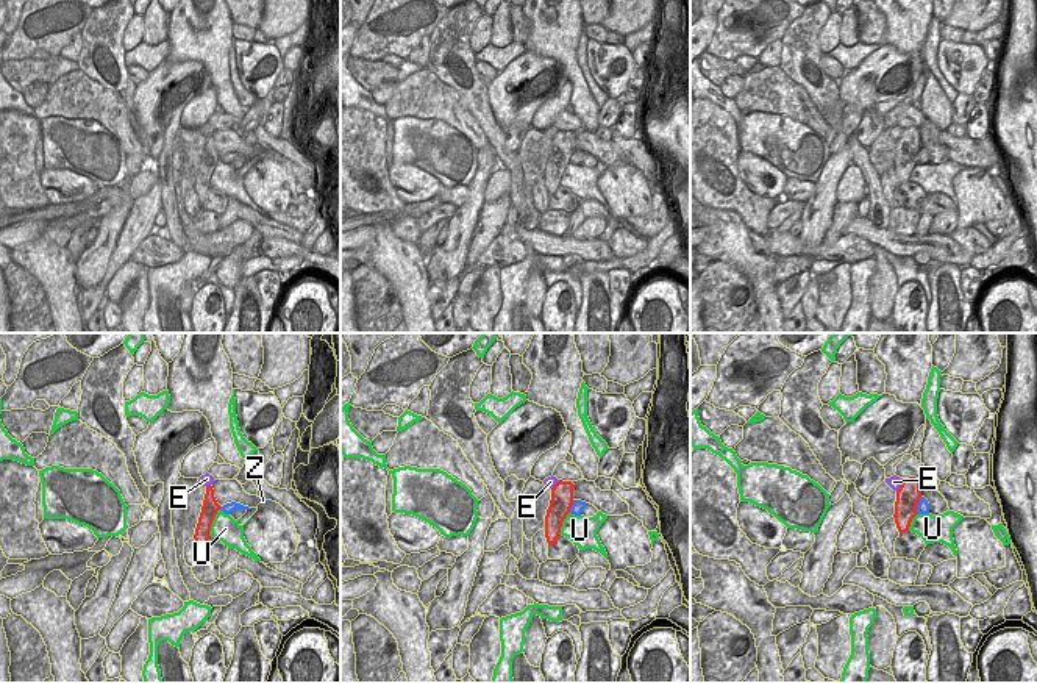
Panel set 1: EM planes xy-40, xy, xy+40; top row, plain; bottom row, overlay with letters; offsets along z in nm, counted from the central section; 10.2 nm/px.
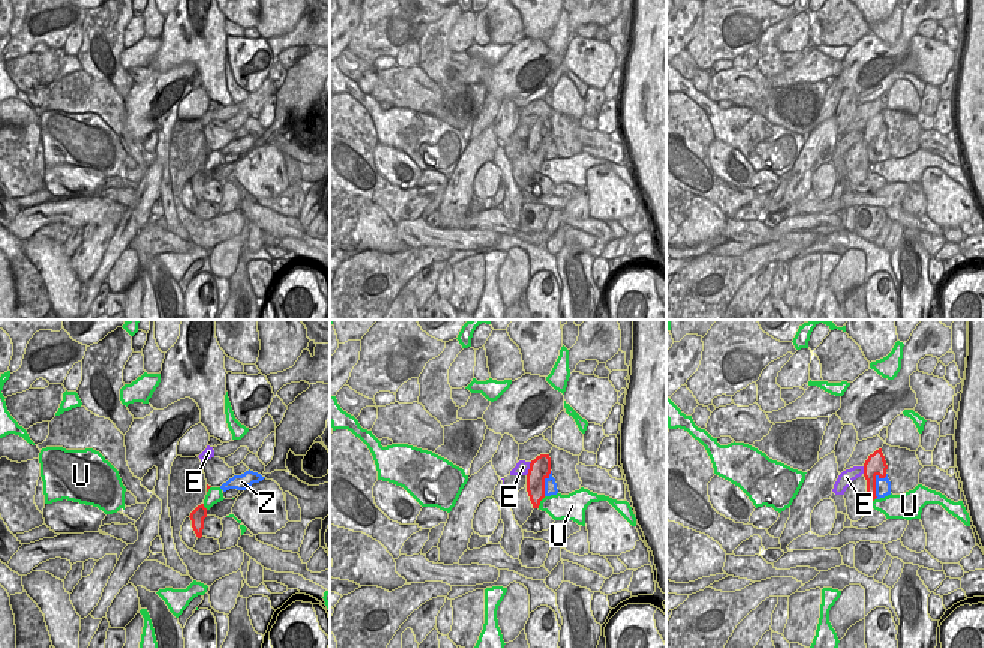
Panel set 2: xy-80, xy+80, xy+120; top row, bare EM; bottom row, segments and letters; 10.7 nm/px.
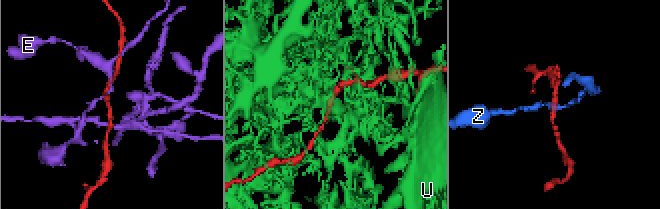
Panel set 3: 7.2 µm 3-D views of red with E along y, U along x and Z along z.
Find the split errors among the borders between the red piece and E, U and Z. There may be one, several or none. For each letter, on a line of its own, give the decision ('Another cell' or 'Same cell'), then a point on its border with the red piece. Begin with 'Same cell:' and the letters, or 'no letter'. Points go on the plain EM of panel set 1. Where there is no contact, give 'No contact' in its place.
Same cell: no letter
E: Another cell. Touches red at xy+40 (901, 135)
U: Another cell. Touches red at xy-40 (211, 172)
Z: Another cell. Touches red at xy+40 (917, 153).

